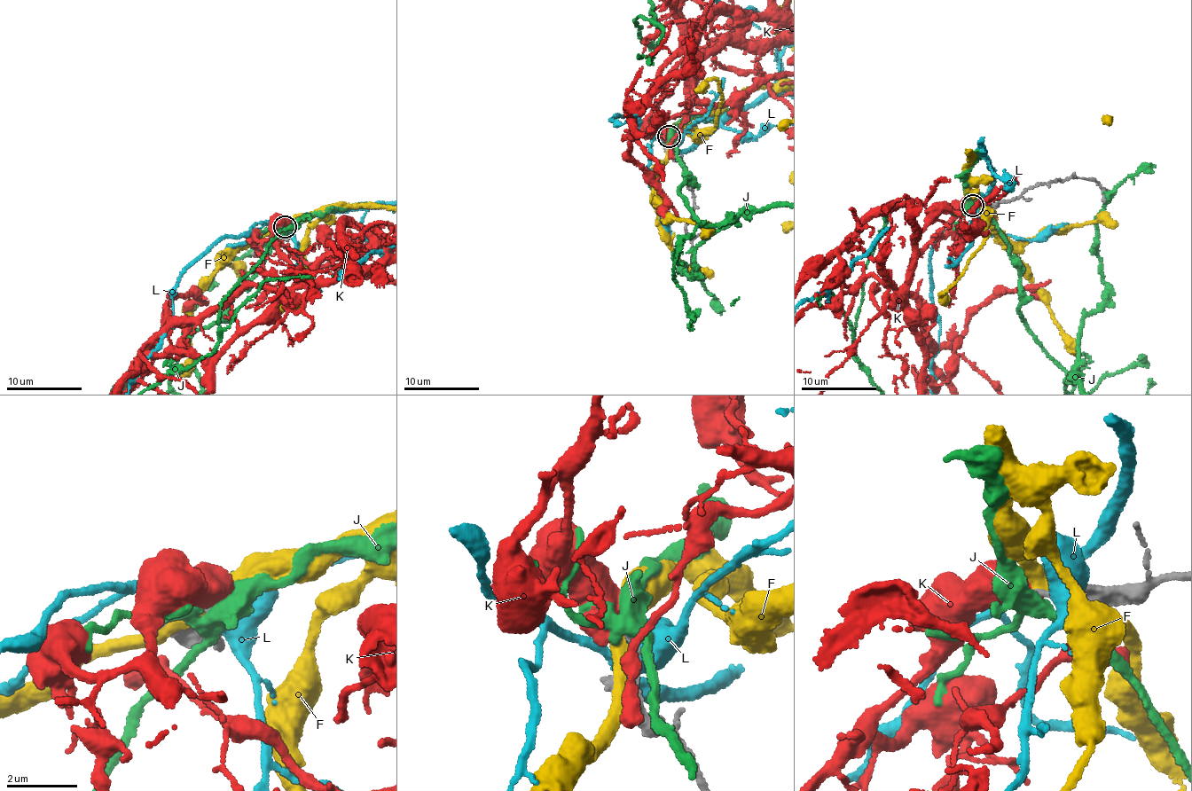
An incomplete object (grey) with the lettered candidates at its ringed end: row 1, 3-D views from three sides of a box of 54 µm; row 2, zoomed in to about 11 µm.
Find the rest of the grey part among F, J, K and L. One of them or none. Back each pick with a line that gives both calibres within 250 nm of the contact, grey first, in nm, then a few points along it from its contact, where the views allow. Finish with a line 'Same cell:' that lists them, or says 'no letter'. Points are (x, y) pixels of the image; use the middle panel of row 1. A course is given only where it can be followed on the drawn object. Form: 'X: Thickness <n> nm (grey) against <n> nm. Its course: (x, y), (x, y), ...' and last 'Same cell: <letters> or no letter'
Same cell: no letter

